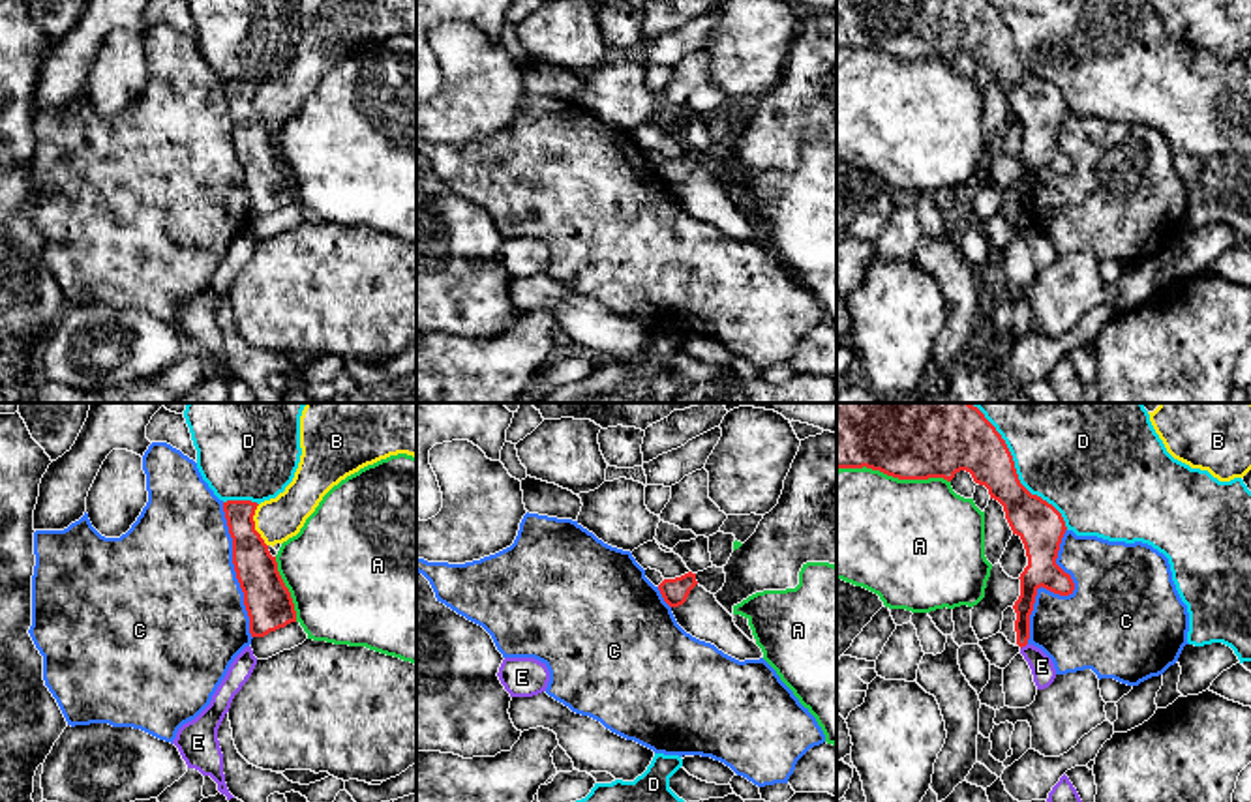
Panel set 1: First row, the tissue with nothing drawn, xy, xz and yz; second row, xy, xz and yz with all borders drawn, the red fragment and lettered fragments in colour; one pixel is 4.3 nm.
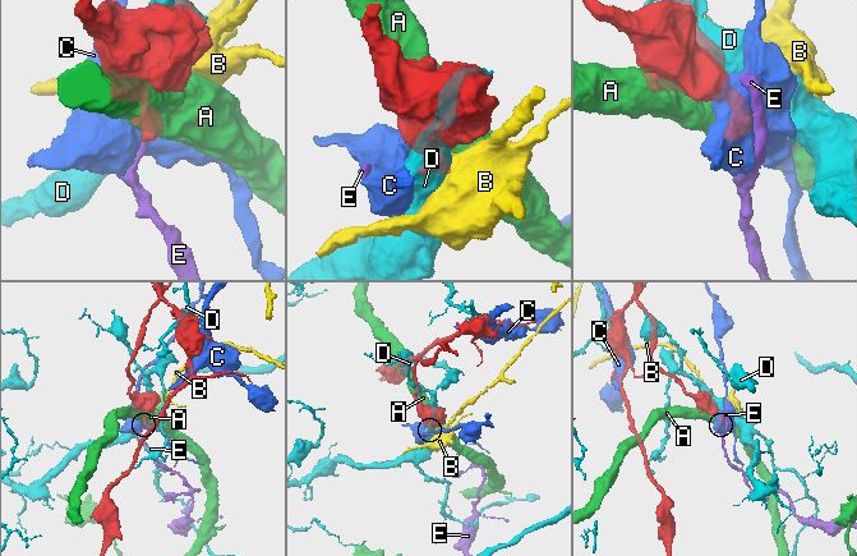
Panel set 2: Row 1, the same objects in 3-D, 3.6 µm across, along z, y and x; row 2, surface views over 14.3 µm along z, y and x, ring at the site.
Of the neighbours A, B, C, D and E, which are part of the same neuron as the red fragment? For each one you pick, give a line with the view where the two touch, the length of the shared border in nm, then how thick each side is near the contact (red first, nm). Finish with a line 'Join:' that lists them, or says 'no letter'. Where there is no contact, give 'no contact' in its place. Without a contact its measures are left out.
Join: no letter

